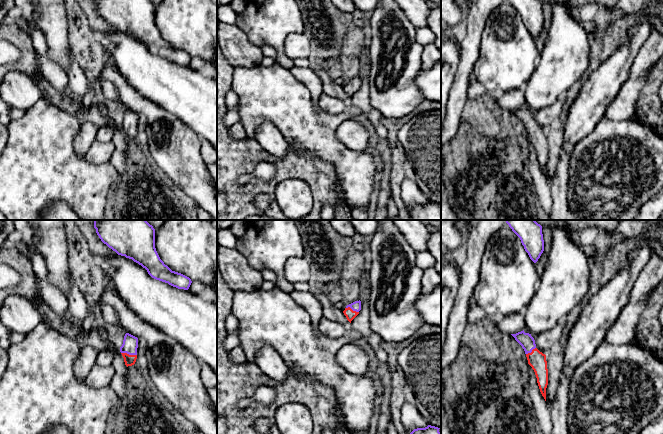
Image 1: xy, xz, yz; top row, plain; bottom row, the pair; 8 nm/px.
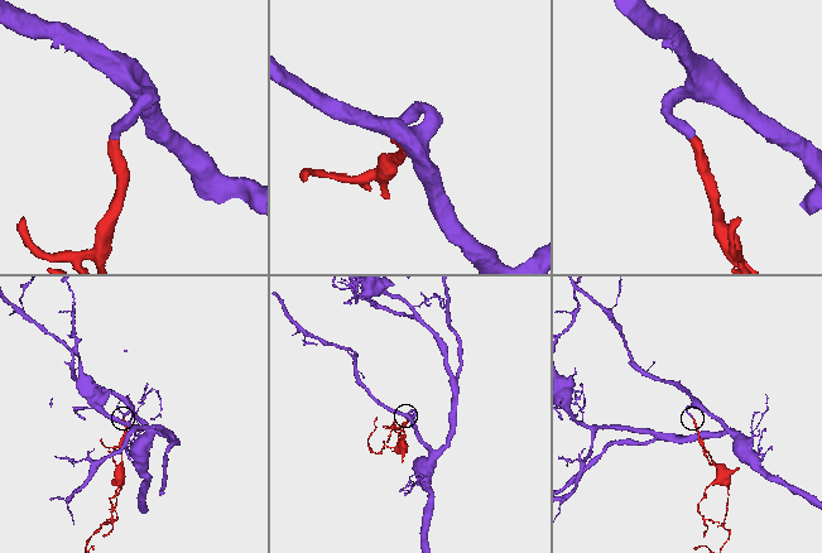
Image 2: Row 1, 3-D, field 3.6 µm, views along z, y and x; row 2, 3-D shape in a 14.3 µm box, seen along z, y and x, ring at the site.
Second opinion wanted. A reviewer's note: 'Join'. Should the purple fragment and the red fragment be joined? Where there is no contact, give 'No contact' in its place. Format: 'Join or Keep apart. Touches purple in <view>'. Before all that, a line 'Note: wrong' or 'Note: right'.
Note: right
Join. Touches purple in xy

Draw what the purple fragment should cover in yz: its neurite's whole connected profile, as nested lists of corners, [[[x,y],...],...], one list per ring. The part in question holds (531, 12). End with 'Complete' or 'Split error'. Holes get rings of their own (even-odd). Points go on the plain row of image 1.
[[[508,0],[520,14],[530,35],[536,39],[544,27],[542,2],[540,0]]]. Complete

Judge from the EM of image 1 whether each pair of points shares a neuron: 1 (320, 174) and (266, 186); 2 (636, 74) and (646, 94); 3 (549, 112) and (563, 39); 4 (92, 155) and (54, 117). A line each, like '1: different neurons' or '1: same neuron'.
1: same neuron
2: different neurons
3: different neurons
4: different neurons

